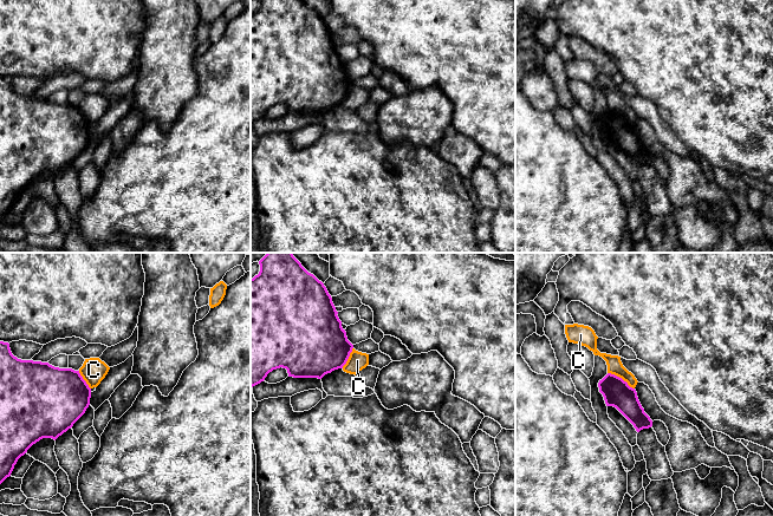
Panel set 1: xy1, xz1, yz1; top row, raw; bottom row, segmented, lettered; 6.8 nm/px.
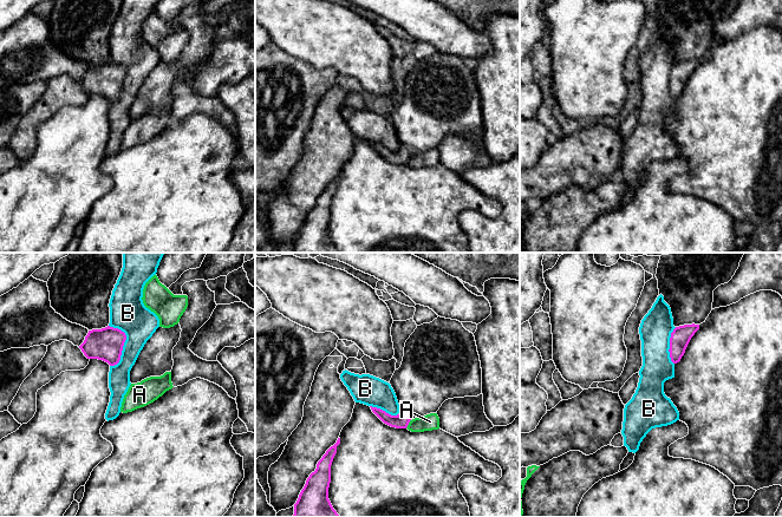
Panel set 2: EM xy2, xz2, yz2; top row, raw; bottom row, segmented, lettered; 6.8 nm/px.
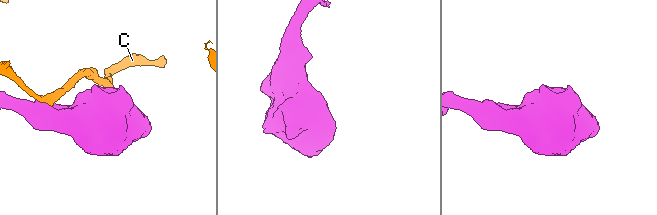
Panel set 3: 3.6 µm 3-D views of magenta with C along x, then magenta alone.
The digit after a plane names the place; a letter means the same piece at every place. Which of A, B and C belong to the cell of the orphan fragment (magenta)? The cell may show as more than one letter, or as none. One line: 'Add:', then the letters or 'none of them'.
Add: none of them

